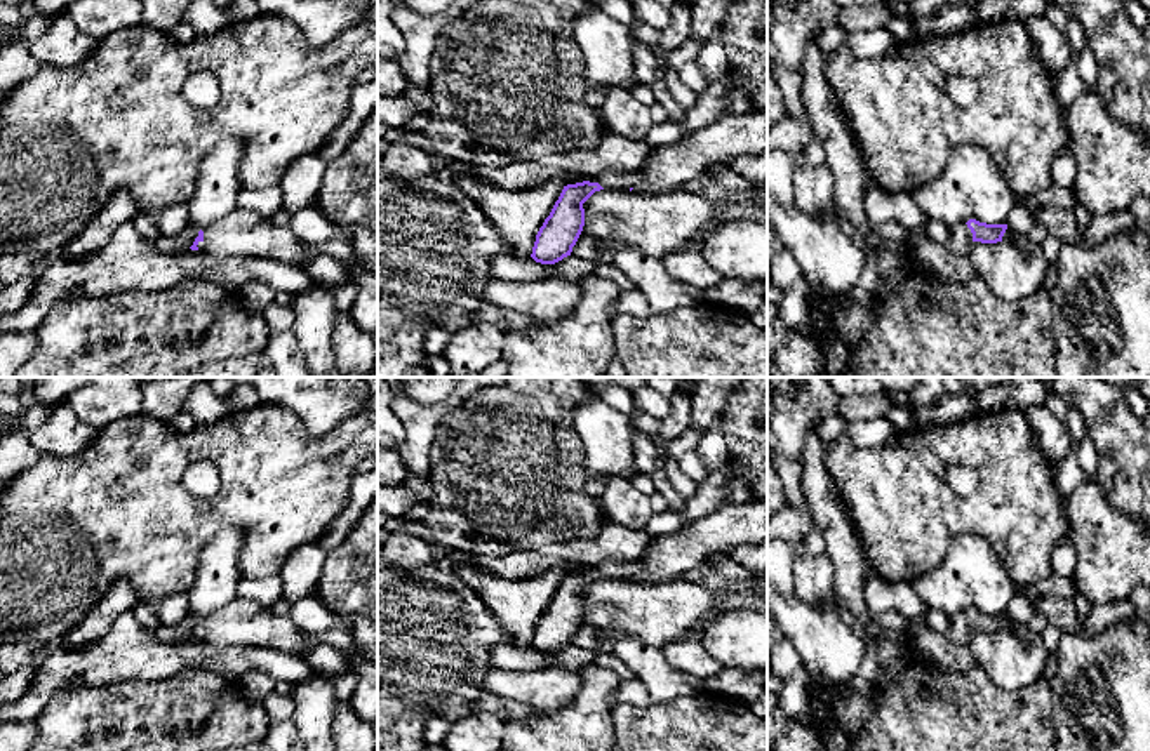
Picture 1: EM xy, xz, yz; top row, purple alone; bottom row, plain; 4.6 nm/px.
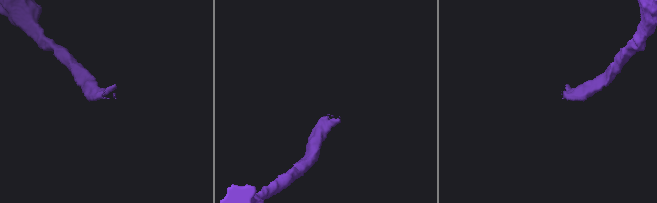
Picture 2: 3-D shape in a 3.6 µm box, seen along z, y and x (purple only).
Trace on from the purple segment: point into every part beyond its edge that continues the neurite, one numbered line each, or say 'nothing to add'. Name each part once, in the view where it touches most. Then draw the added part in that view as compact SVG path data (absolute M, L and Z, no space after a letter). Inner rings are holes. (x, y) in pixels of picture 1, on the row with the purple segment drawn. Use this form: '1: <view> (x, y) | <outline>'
1: xy (244, 232) | M242 207L202 231L204 240L197 247L214 256L252 256L298 264L310 250L287 221L271 221Z

